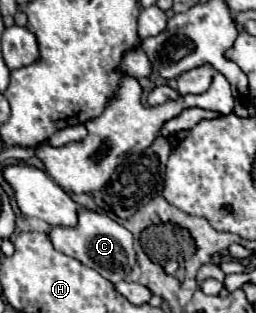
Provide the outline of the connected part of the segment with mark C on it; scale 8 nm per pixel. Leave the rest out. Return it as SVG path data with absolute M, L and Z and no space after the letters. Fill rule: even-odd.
M82 211L78 215L78 225L72 229L54 227L50 231L50 239L58 251L78 259L86 267L92 267L104 279L108 279L112 283L126 279L126 275L132 271L132 265L136 263L136 255L132 253L132 247L134 247L132 233L126 227L118 225L114 219L94 213L94 211ZM128 261L130 261L130 269L128 269Z

